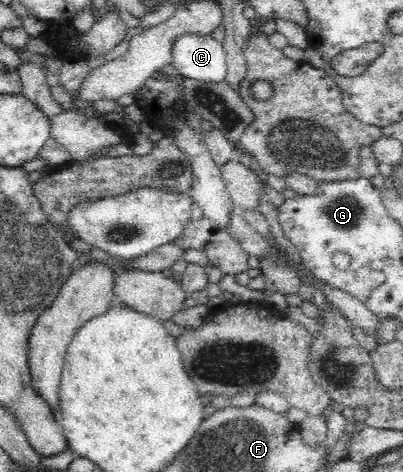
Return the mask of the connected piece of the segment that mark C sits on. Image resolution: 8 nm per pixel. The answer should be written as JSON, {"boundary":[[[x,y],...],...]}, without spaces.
{"boundary":[[[185,33],[174,41],[173,65],[180,76],[214,83],[227,75],[227,60],[223,43],[211,36]]]}

